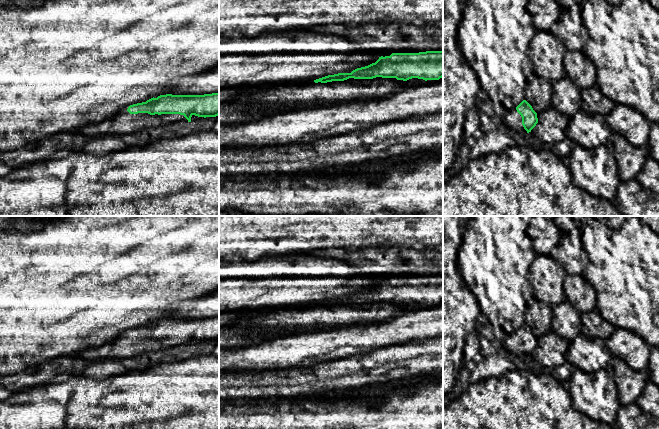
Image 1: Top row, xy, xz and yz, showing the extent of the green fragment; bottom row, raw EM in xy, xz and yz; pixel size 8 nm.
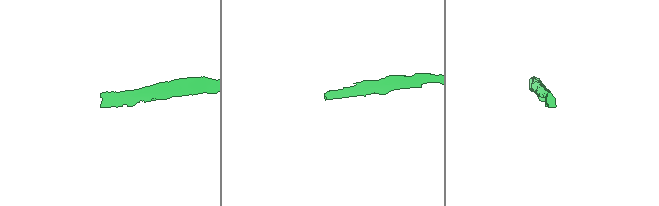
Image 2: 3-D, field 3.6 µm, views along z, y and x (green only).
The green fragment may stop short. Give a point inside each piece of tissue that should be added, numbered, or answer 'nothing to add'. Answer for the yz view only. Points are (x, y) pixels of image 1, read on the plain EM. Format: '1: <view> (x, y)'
1: yz (511, 343)

